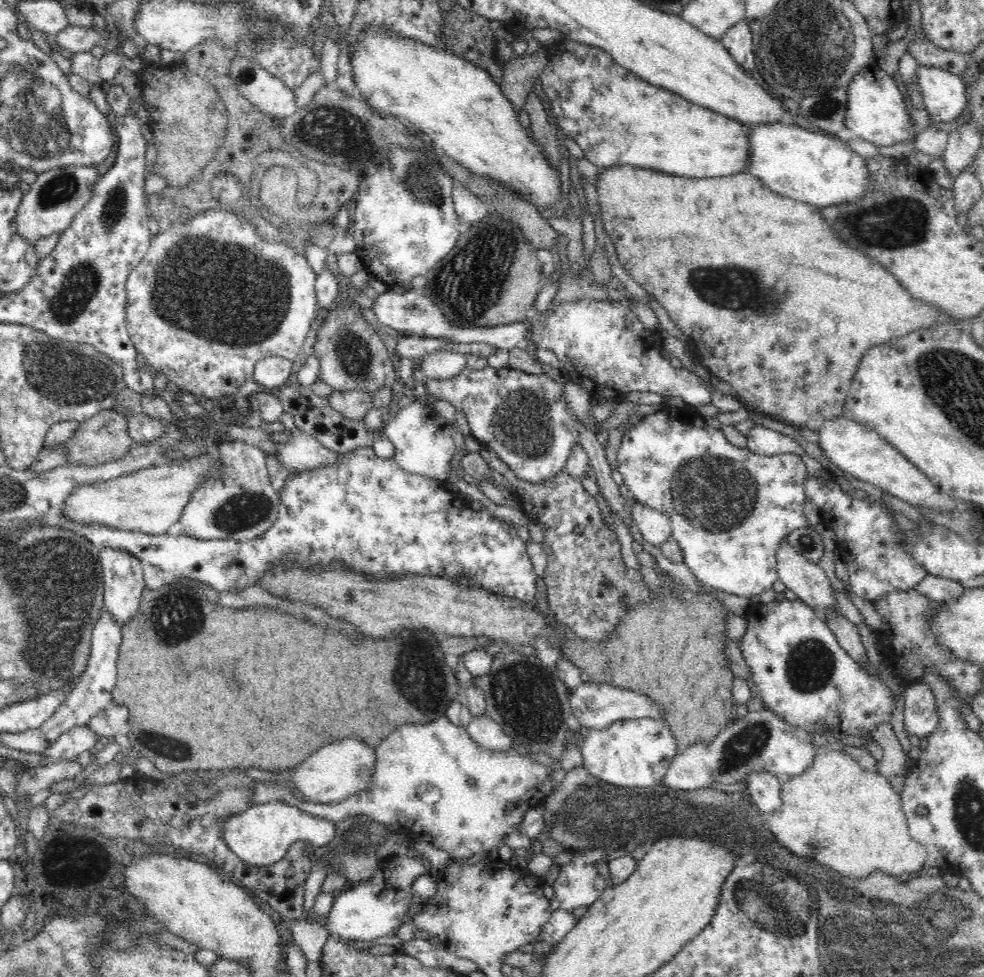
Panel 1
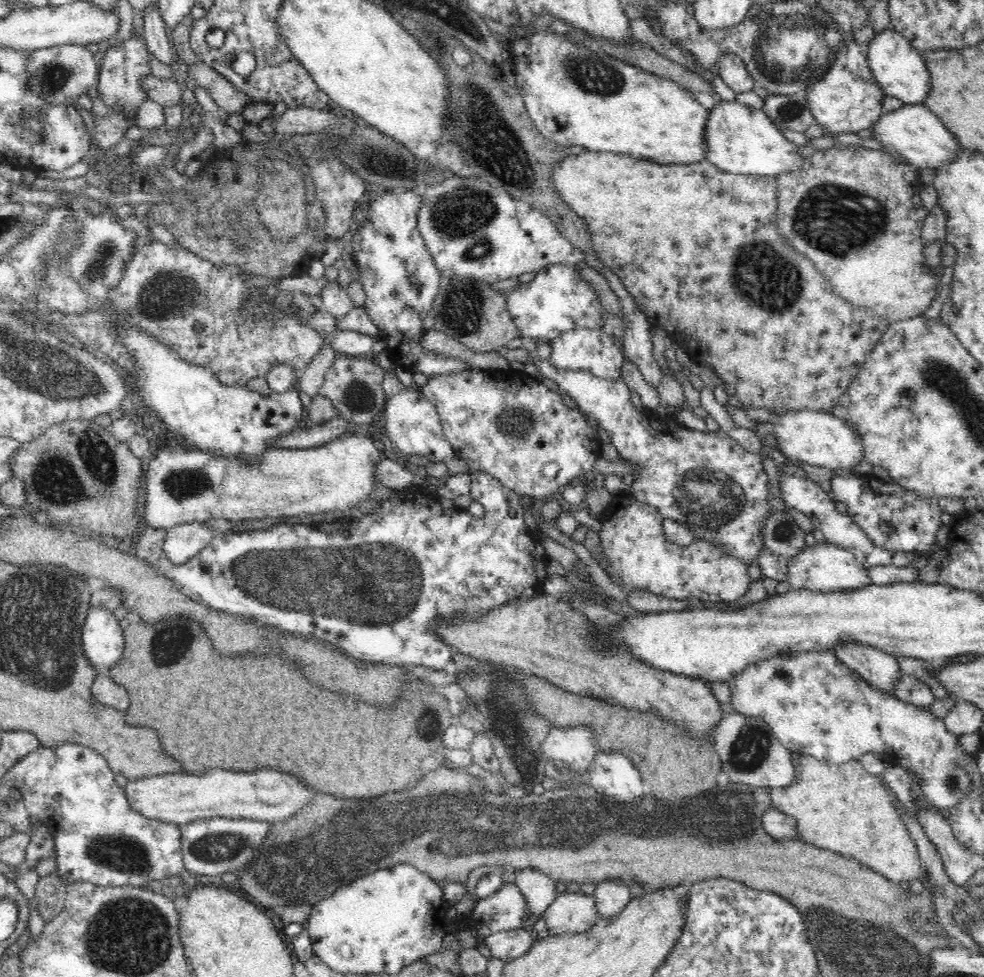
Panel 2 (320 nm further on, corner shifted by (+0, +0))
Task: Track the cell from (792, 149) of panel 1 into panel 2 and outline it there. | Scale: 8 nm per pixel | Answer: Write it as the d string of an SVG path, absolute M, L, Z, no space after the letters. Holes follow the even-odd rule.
M718 100L710 110L703 130L705 159L721 171L737 175L768 175L797 171L804 157L788 141L762 109L751 109L734 101Z

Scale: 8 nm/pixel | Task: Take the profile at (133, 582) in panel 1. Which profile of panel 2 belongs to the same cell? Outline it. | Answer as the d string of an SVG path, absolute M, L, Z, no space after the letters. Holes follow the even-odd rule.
M92 608L82 627L84 654L96 669L114 668L123 655L125 638L115 614L107 608Z

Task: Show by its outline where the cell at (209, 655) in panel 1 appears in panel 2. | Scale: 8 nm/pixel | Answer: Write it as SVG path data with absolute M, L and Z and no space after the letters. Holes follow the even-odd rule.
M174 616L170 620L162 620L154 626L144 626L142 621L140 624L132 623L123 630L125 638L125 649L120 660L116 662L116 666L109 670L112 680L116 684L123 686L129 694L130 706L123 714L125 721L132 726L148 726L154 728L160 736L160 742L166 750L168 756L176 758L178 762L182 762L185 772L190 774L204 774L212 768L222 768L222 770L234 770L234 772L254 772L256 768L276 768L280 772L288 772L290 776L296 776L298 780L302 780L302 784L324 792L324 794L332 794L332 796L344 796L344 798L370 798L370 796L382 796L388 792L398 792L408 788L412 778L424 775L422 773L422 761L428 756L435 755L438 749L443 746L443 734L446 728L454 724L452 715L448 711L448 701L444 695L440 695L434 689L432 684L424 683L419 679L411 679L404 684L404 692L402 692L402 702L396 704L396 708L392 710L380 710L372 704L364 704L358 702L356 698L348 696L338 696L336 692L328 692L328 690L320 690L318 686L312 686L310 682L306 682L306 678L300 674L300 670L296 670L294 666L290 666L288 662L280 660L280 658L262 658L262 656L220 656L214 648L210 638L206 636L206 632L202 630L200 624L186 620L186 618L178 618L174 620Z

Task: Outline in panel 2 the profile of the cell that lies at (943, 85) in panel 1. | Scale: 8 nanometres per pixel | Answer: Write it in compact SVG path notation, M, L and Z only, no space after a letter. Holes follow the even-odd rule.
M890 27L885 28L864 47L864 51L875 81L888 96L898 98L906 105L922 103L928 96L931 84L926 63L904 35Z

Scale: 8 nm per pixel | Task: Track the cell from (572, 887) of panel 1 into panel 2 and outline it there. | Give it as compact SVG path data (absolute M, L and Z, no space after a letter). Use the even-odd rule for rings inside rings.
M559 889L556 900L544 911L546 928L551 936L584 933L597 924L595 896L579 893L567 893Z

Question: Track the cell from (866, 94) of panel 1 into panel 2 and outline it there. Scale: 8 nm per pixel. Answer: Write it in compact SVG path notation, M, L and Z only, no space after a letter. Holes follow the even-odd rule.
M850 38L843 40L833 65L823 71L821 79L810 83L804 91L808 108L815 116L816 122L832 133L856 133L859 130L866 130L885 113L882 101L887 94L875 81L873 72L868 66L864 46L856 41L852 42Z

